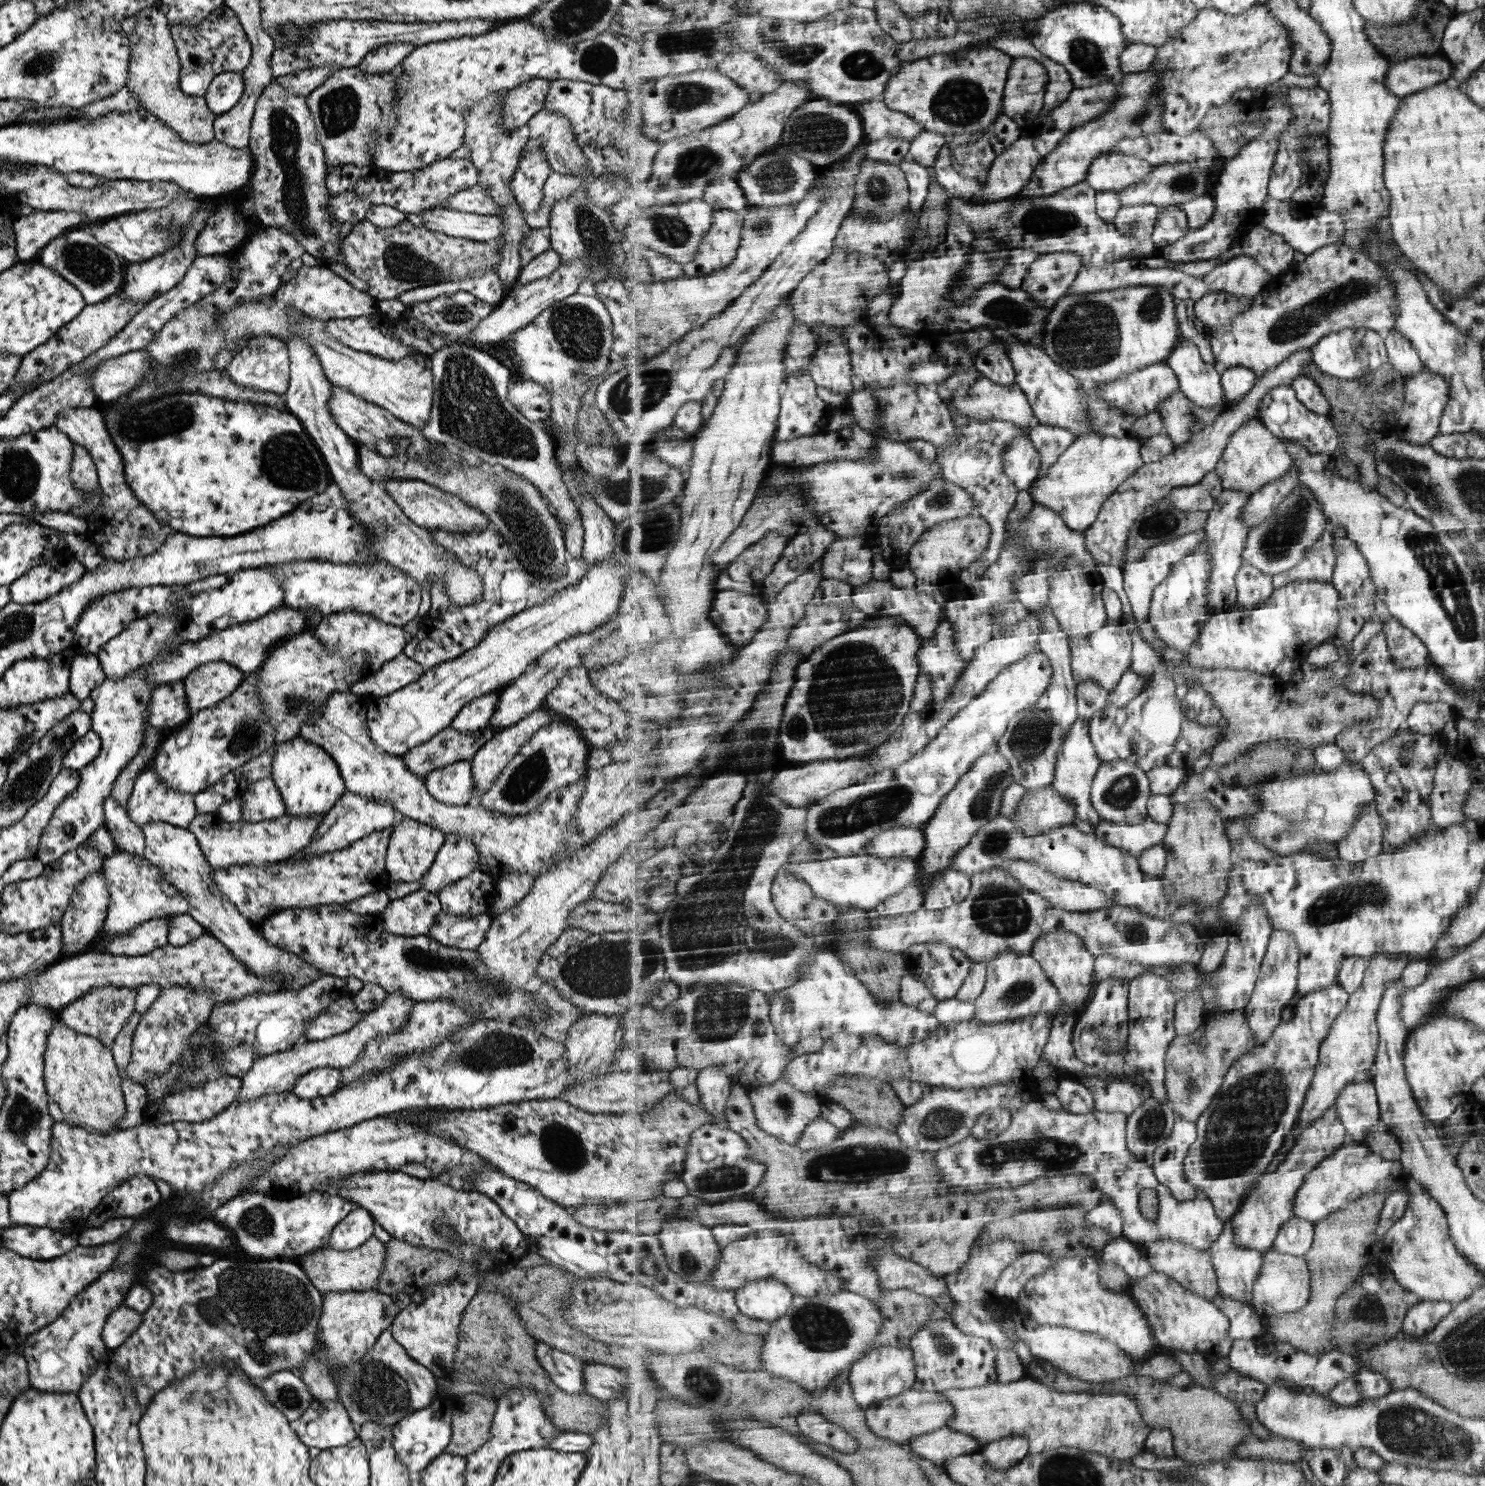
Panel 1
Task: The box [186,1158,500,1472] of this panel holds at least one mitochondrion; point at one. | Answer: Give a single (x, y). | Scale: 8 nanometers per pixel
(300, 1314)

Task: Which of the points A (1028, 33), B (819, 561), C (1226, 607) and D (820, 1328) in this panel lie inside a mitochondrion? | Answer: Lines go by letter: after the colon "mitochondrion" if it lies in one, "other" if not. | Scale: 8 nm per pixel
A: other
B: other
C: other
D: mitochondrion

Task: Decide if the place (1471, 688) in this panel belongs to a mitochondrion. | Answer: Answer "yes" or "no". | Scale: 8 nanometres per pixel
no

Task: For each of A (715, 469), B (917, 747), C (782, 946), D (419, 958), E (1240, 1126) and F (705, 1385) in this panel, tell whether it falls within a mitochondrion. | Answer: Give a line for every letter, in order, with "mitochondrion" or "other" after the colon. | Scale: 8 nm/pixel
A: other
B: other
C: mitochondrion
D: mitochondrion
E: mitochondrion
F: mitochondrion

